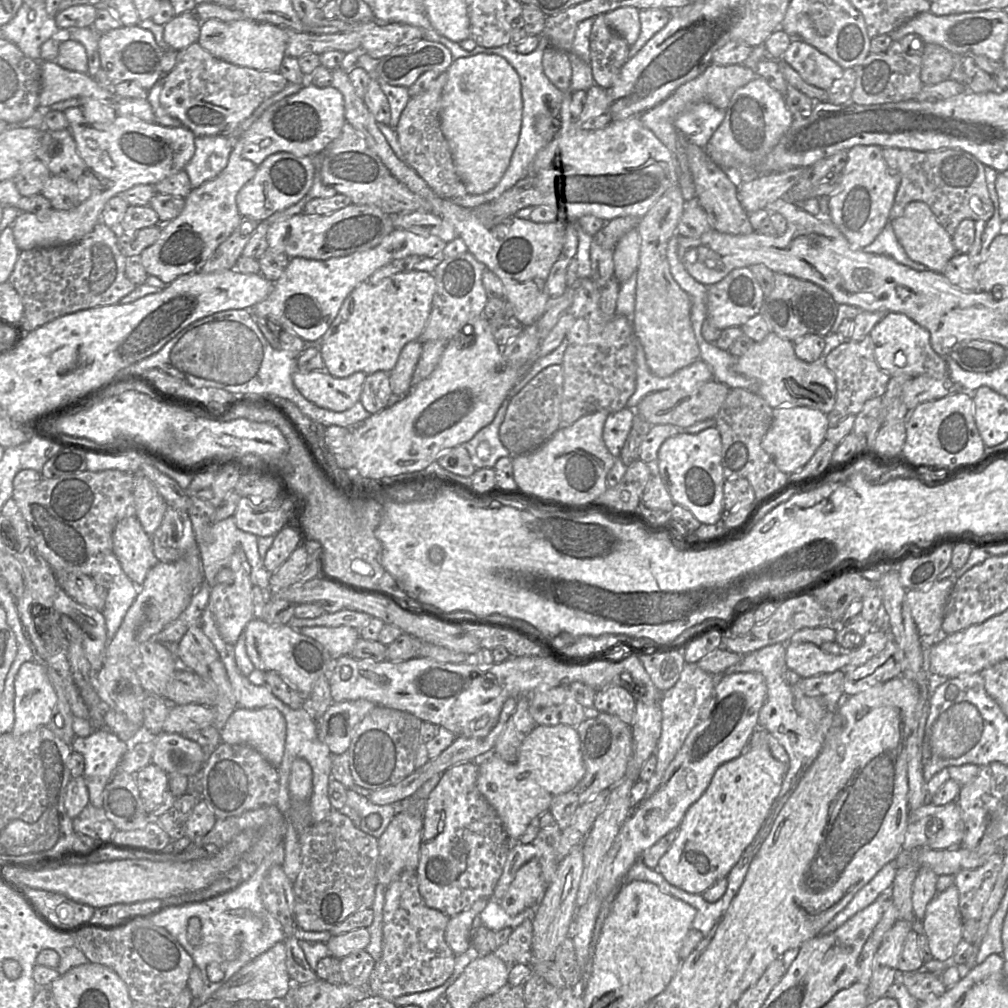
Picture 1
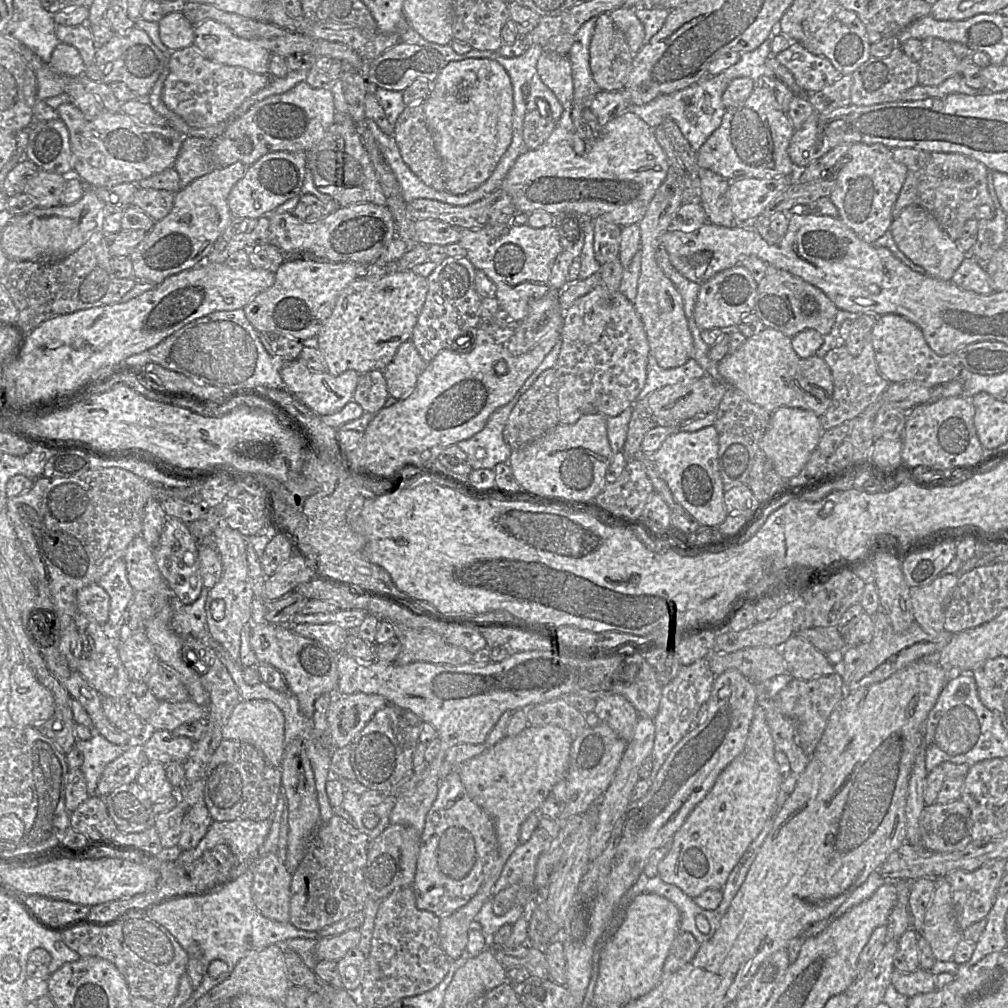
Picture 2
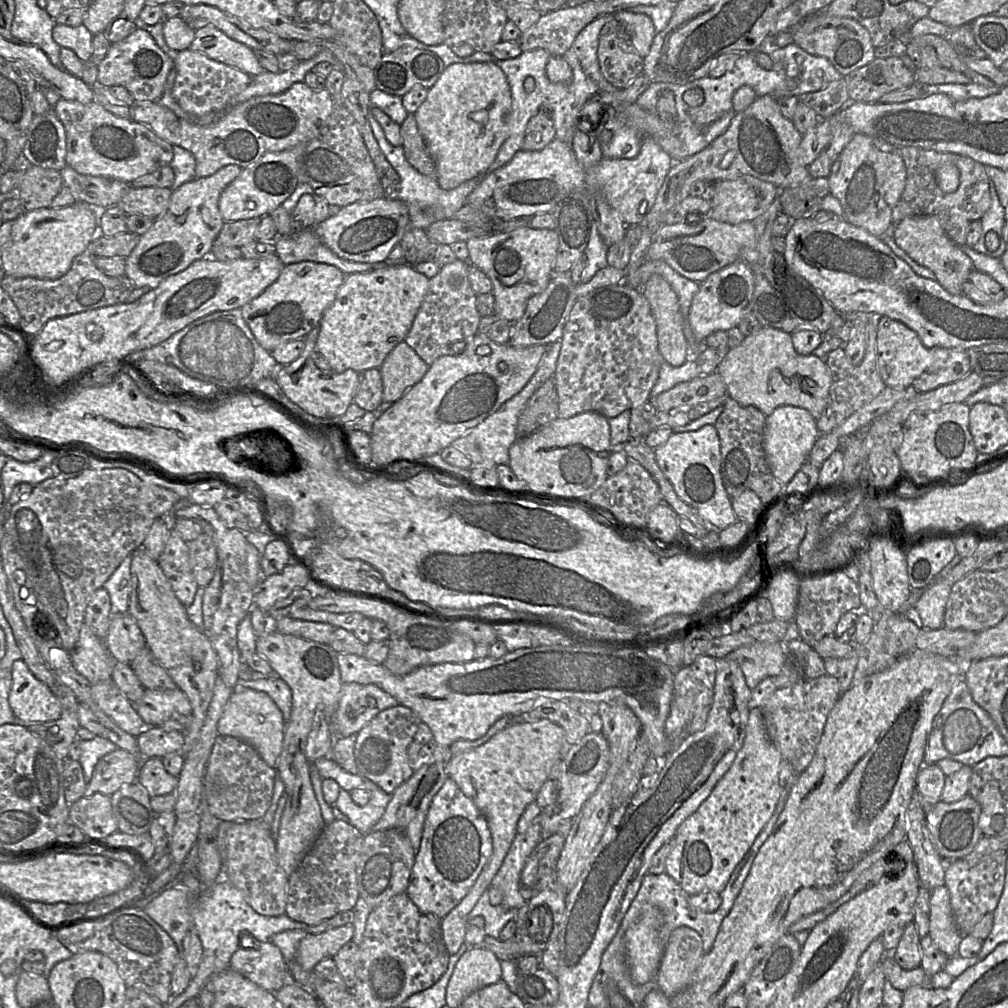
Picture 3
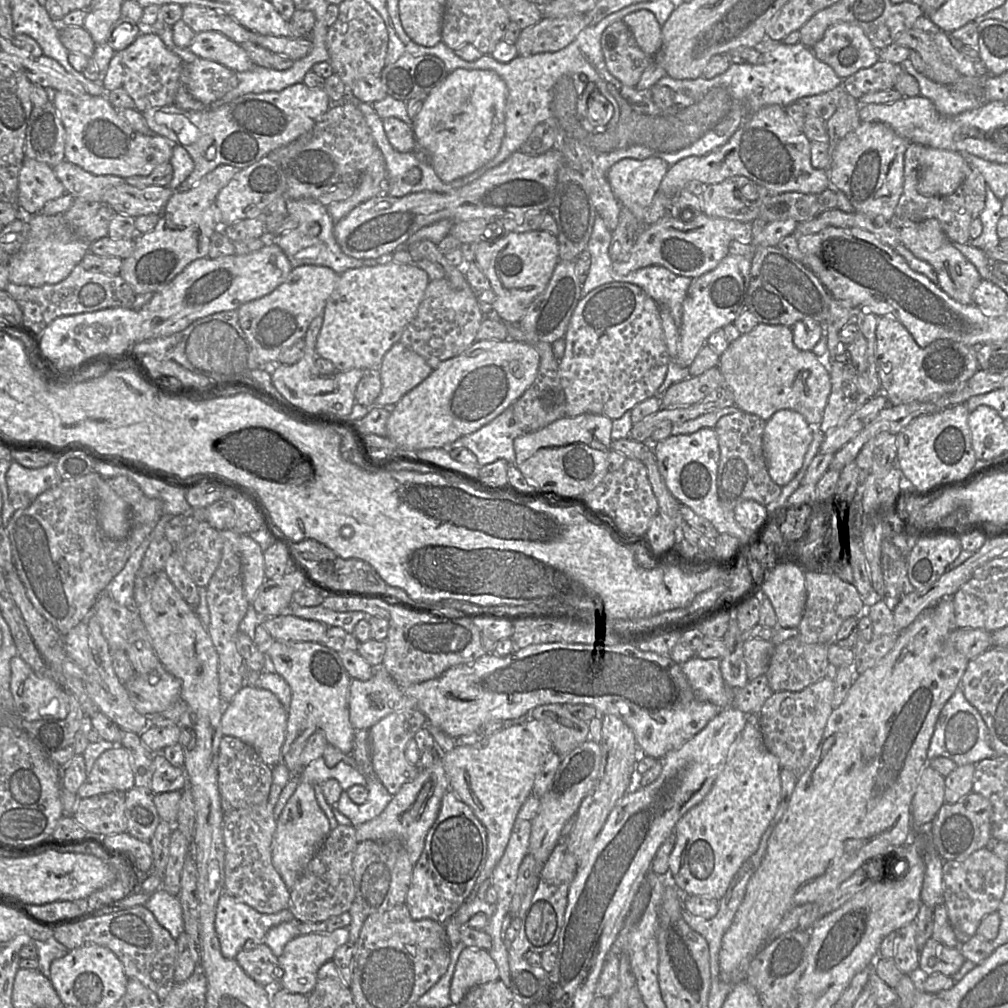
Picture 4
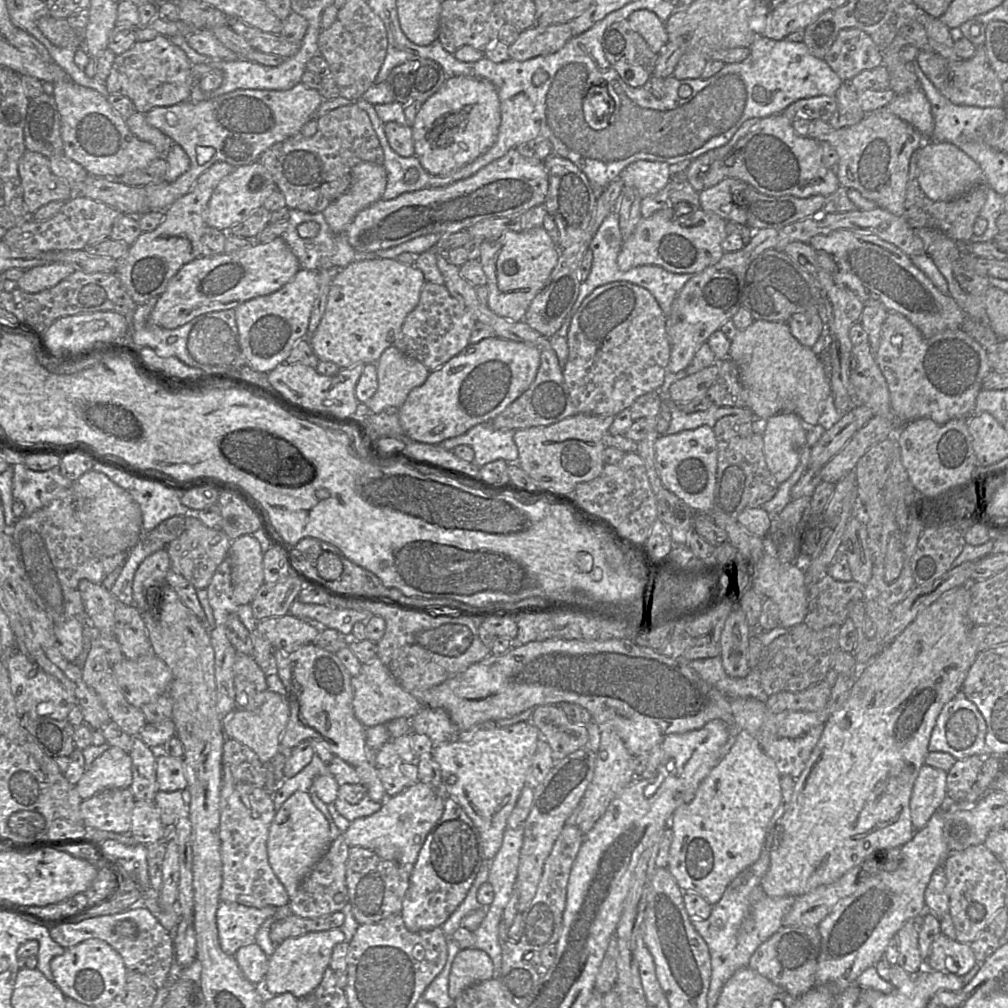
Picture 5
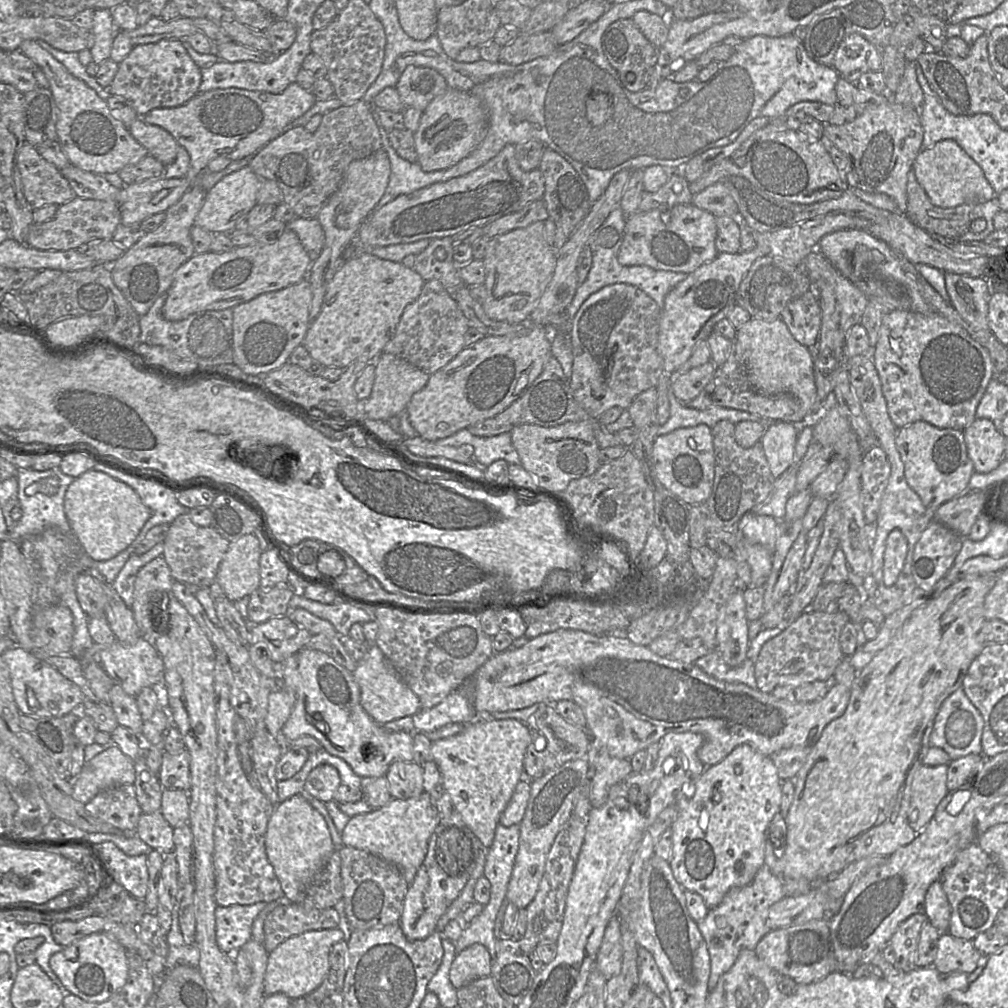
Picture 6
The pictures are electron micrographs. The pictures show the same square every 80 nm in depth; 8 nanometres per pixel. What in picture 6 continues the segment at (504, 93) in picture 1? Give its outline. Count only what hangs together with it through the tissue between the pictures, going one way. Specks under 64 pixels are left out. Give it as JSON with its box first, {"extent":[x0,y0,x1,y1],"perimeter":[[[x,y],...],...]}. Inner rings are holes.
{"extent":[414,88,488,171],"perimeter":[[[447,88],[436,96],[422,112],[420,124],[414,133],[417,162],[424,171],[447,169],[468,156],[484,139],[488,127],[487,114],[481,100],[464,91]]]}

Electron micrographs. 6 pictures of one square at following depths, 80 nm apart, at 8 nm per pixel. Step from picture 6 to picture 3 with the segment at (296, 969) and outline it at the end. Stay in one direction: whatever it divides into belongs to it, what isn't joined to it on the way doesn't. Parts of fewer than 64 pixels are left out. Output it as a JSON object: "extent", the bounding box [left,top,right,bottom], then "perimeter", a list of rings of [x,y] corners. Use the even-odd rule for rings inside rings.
{"extent":[294,925,353,971],"perimeter":[[[343,925],[320,934],[308,934],[300,941],[294,961],[302,969],[313,971],[317,963],[333,958],[346,943],[352,941],[353,934],[352,925]]]}

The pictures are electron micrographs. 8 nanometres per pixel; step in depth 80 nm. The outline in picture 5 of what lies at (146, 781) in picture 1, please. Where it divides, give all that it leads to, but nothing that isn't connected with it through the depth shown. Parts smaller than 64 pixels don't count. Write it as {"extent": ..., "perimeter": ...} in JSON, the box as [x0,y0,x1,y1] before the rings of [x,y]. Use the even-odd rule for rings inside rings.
{"extent":[156,753,188,791],"perimeter":[[[157,753],[156,768],[156,782],[159,791],[186,791],[188,784],[183,757],[172,757]]]}

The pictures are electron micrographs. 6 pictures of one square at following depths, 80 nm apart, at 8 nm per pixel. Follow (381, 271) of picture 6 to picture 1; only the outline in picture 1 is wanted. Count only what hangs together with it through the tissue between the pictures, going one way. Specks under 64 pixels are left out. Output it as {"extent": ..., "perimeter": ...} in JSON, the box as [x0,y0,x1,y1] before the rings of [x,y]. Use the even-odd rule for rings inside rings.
{"extent":[319,271,436,378],"perimeter":[[[408,271],[408,272],[399,272],[390,277],[387,277],[381,280],[378,284],[370,284],[368,281],[364,281],[360,283],[344,300],[343,304],[340,307],[340,310],[330,324],[328,330],[323,335],[321,340],[319,341],[319,351],[324,363],[324,370],[335,378],[347,378],[356,372],[363,372],[366,376],[370,374],[374,374],[378,371],[389,373],[395,367],[398,357],[400,355],[403,347],[411,342],[418,340],[420,335],[422,334],[427,320],[429,318],[431,308],[432,308],[432,299],[436,290],[436,282],[432,273],[424,272],[424,271]]]}

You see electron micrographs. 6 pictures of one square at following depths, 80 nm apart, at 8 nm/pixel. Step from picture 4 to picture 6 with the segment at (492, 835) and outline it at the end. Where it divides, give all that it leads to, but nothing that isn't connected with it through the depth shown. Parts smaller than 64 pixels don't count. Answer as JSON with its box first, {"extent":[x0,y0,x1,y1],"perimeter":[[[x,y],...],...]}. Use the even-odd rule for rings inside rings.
{"extent":[431,718,531,850],"perimeter":[[[477,718],[466,724],[459,734],[431,744],[431,754],[440,770],[442,786],[454,810],[487,850],[493,843],[500,816],[516,785],[525,778],[524,756],[531,737],[526,722]]]}

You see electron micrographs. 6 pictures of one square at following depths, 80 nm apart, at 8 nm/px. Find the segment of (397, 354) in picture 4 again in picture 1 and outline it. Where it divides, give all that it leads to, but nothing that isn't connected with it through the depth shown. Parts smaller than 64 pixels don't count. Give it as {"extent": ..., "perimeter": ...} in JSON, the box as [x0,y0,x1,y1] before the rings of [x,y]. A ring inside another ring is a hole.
{"extent":[389,341,422,395],"perimeter":[[[418,341],[407,343],[400,352],[397,363],[389,372],[392,394],[406,395],[411,390],[411,379],[422,352],[422,344]]]}

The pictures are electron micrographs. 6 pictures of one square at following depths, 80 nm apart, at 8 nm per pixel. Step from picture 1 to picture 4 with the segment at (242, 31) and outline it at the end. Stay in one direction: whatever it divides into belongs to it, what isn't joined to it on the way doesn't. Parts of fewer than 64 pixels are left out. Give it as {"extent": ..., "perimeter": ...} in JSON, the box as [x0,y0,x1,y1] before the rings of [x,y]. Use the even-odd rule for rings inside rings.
{"extent":[188,32,254,73],"perimeter":[[[219,32],[196,33],[188,49],[197,57],[219,63],[236,73],[248,71],[254,66],[239,44]]]}

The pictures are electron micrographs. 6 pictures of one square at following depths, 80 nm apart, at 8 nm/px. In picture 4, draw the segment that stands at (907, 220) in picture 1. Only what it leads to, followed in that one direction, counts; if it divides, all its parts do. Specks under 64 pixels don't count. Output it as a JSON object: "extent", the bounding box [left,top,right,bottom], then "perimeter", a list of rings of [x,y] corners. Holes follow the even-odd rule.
{"extent":[899,218,982,303],"perimeter":[[[935,218],[908,224],[899,229],[899,239],[913,255],[929,263],[938,278],[938,286],[951,298],[962,303],[972,303],[972,293],[982,279],[975,266],[956,249]]]}

